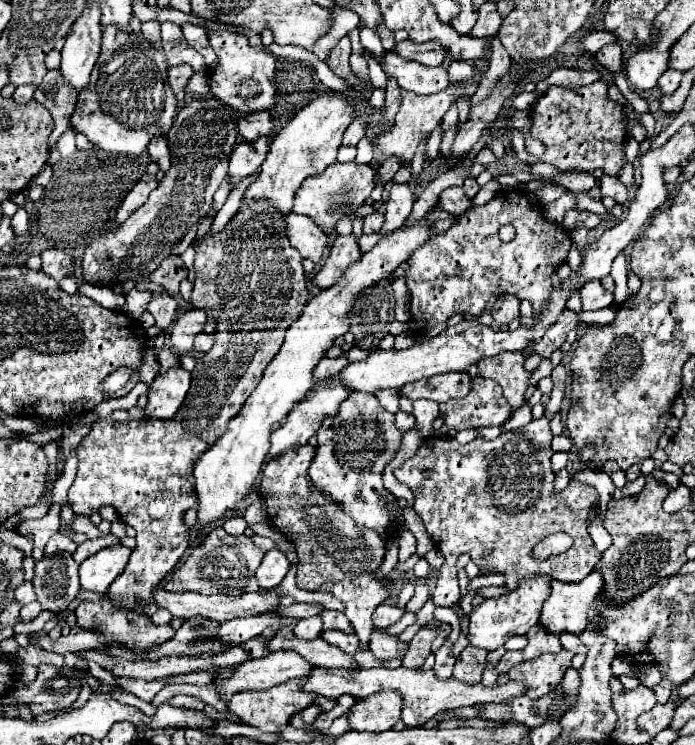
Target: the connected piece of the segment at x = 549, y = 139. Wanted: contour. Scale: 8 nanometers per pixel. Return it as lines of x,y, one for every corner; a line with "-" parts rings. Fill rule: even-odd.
597,80
589,86
567,88
553,86
531,108
531,136
545,146
545,154
537,160
547,162
563,172
601,168
609,176
617,176
625,156
625,122
623,106
607,98
607,84

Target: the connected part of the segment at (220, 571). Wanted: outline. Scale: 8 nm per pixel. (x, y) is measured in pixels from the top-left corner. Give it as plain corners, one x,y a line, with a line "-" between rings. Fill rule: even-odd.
213,528
201,546
193,548
191,554
165,578
163,588
169,592
199,592
199,594
245,594
257,592
255,570
259,568
267,550
261,550
247,536
231,536
223,528

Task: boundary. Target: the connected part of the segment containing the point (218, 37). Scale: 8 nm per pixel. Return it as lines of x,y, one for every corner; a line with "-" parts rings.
209,30
207,36
219,58
215,70
209,72
209,88
213,88
213,94
237,112
259,112
273,108
275,106
273,76
275,76
277,56
265,50
255,50
253,46
249,46
247,36
237,32

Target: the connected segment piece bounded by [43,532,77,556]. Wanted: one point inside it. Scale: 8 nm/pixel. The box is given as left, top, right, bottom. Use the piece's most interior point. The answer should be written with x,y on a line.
58,543

